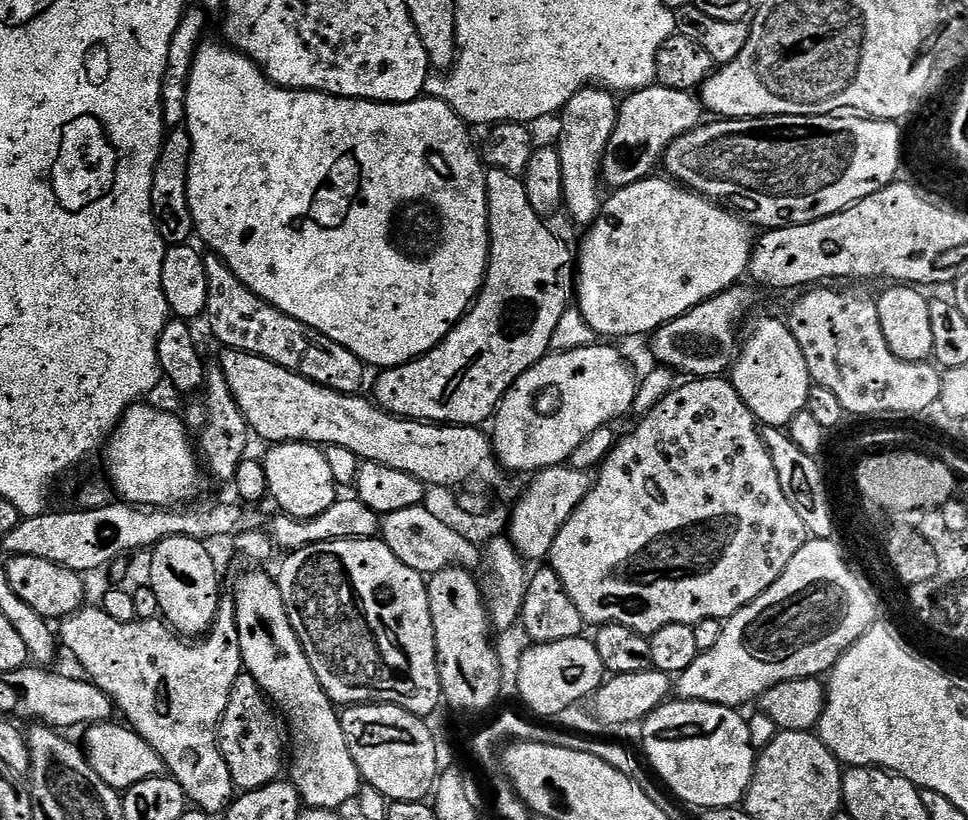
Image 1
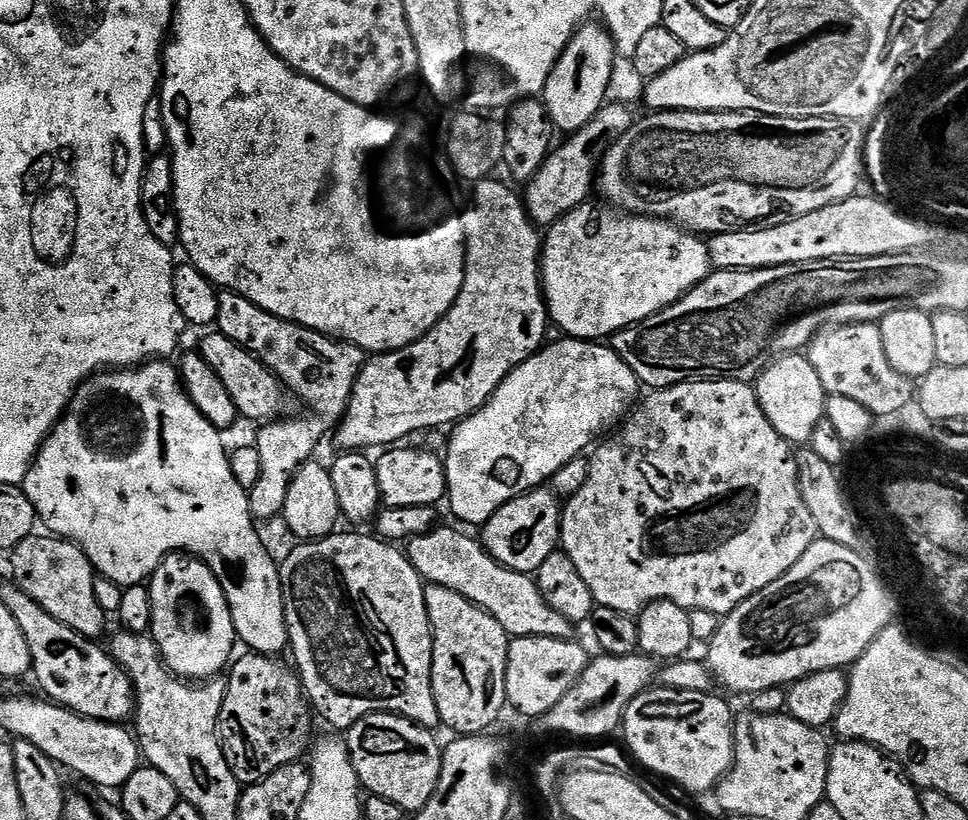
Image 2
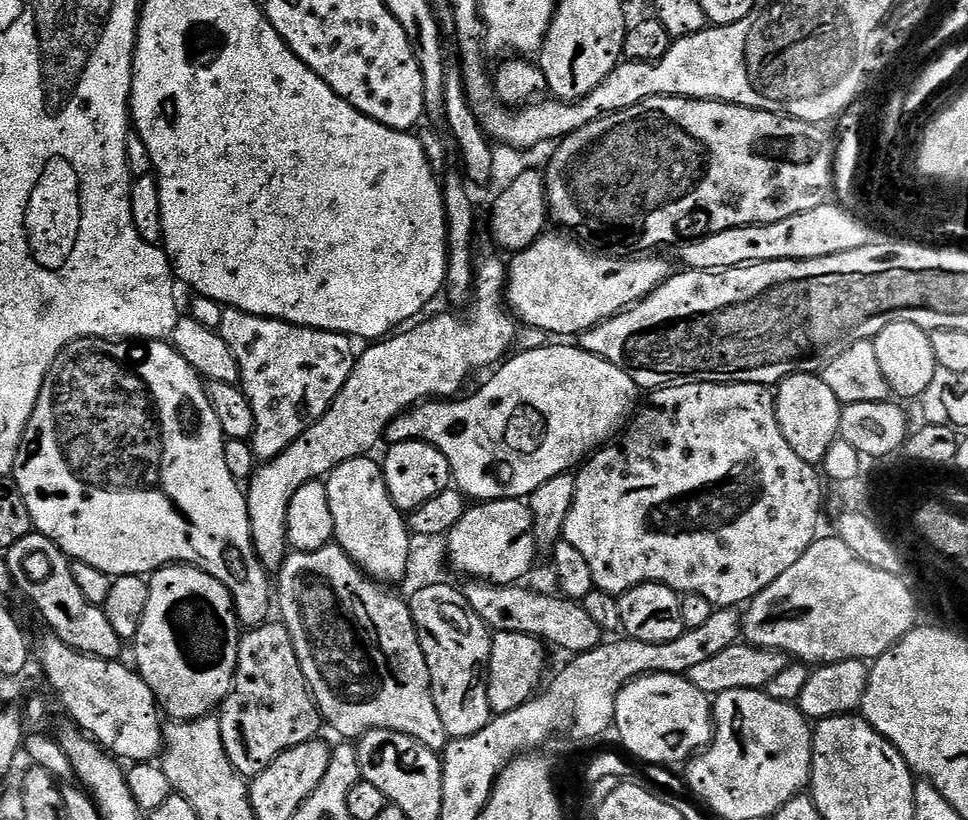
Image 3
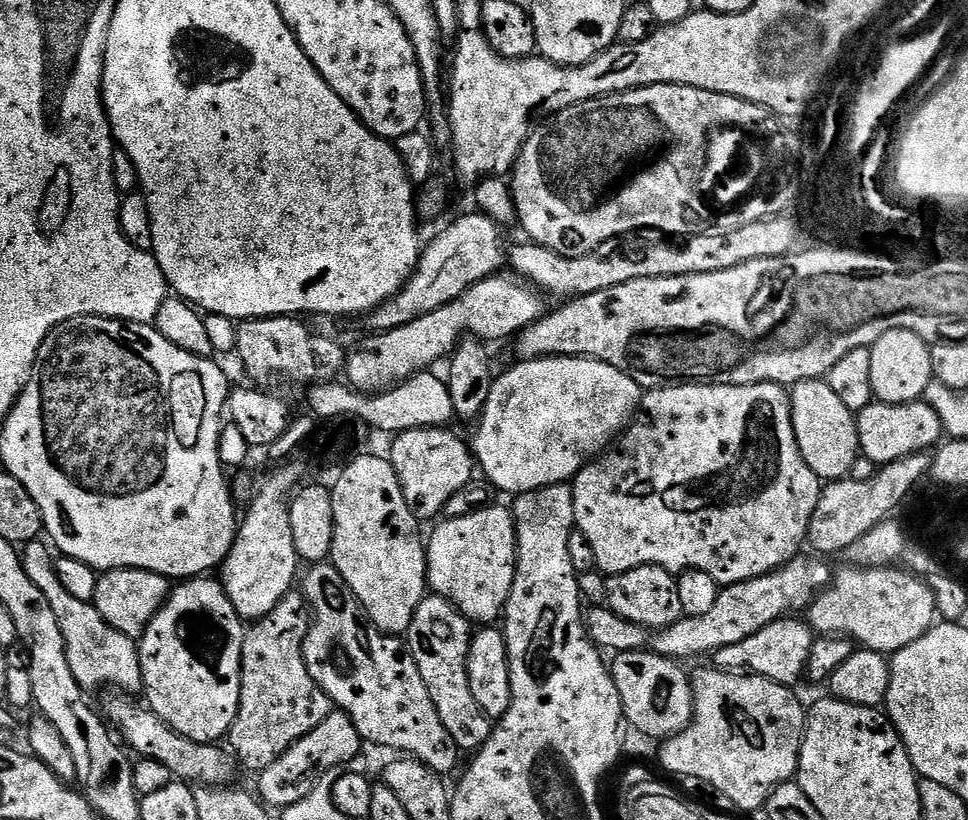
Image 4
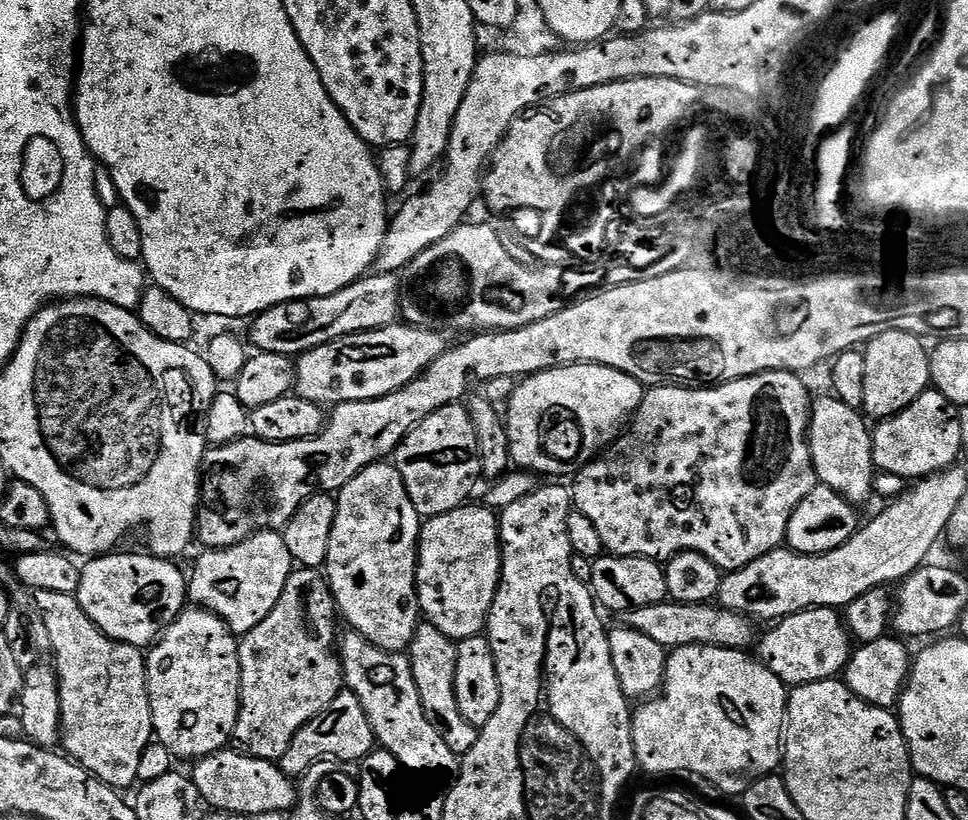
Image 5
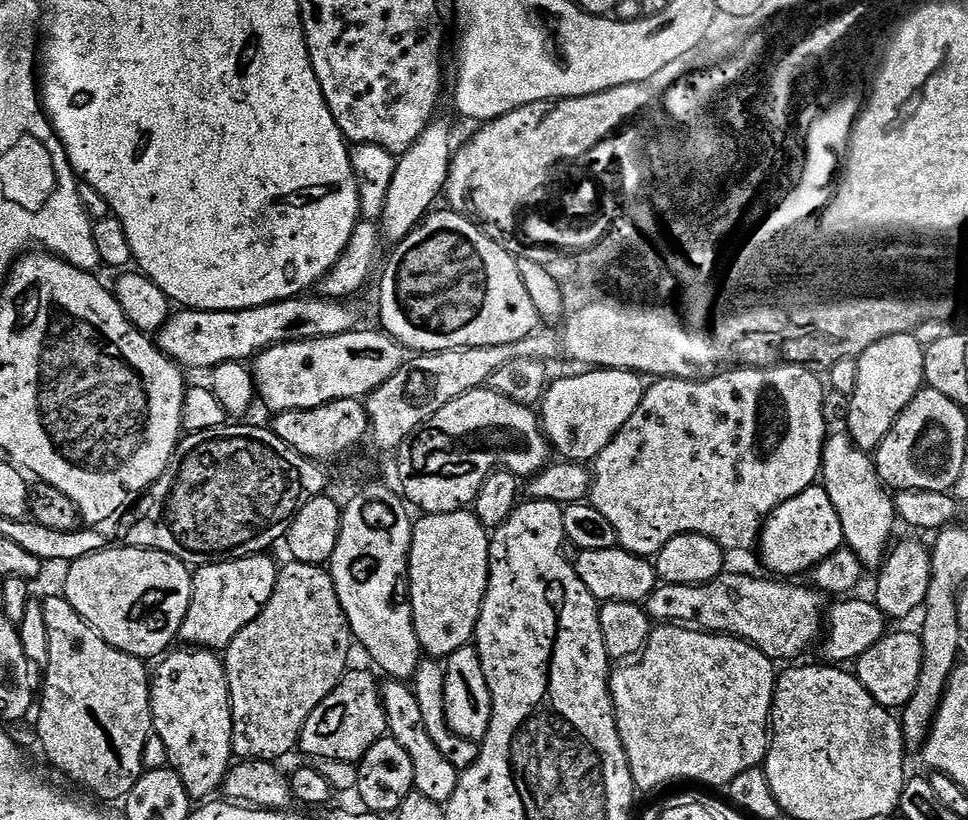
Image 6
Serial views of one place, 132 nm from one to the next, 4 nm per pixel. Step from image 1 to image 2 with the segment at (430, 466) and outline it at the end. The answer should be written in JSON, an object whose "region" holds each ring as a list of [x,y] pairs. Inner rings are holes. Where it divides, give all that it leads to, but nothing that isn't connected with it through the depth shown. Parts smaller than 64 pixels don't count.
{"region":[[[219,330],[209,331],[200,340],[198,351],[202,358],[206,358],[214,374],[222,378],[230,398],[234,398],[234,406],[241,417],[248,420],[260,420],[259,422],[271,422],[281,415],[284,408],[284,396],[286,389],[274,373],[269,370],[254,354],[250,354],[238,342],[230,342],[226,334]]]}

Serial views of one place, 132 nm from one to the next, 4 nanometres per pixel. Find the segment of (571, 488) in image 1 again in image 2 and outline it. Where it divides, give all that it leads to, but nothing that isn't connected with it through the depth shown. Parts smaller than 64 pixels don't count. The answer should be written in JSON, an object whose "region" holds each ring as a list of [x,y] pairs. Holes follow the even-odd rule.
{"region":[[[541,486],[503,504],[482,525],[482,543],[499,564],[515,572],[535,574],[560,544],[562,504],[555,492]]]}

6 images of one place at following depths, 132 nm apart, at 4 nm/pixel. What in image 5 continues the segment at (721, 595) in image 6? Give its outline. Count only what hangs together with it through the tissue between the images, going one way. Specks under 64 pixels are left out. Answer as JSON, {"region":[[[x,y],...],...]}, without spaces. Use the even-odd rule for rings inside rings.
{"region":[[[667,599],[663,604],[654,606],[642,606],[635,608],[633,612],[623,613],[623,627],[633,628],[646,638],[654,638],[658,646],[665,650],[690,646],[691,644],[709,644],[719,648],[739,648],[748,650],[757,643],[758,632],[755,632],[753,621],[747,616],[740,616],[720,607],[719,603],[707,604],[679,604],[674,599]]]}

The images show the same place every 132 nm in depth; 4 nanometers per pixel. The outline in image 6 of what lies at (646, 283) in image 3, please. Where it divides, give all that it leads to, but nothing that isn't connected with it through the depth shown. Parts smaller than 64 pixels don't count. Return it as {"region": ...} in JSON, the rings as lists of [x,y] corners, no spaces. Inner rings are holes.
{"region":[[[383,330],[376,332],[343,332],[337,336],[321,336],[318,340],[299,340],[279,344],[261,352],[251,361],[252,381],[256,384],[259,403],[269,408],[269,413],[286,410],[310,410],[335,400],[367,398],[378,386],[382,386],[400,369],[406,359],[405,349]]]}

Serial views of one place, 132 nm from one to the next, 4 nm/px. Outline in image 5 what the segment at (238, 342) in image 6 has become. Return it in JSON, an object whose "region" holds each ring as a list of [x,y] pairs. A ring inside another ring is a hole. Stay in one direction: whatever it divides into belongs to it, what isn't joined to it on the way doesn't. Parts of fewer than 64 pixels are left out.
{"region":[[[377,271],[338,290],[338,294],[311,296],[305,300],[282,302],[260,313],[251,321],[251,347],[257,352],[299,358],[303,352],[309,352],[343,336],[349,336],[355,332],[373,332],[379,328],[388,328],[391,324],[397,323],[401,315],[401,295],[401,277],[391,272]]]}

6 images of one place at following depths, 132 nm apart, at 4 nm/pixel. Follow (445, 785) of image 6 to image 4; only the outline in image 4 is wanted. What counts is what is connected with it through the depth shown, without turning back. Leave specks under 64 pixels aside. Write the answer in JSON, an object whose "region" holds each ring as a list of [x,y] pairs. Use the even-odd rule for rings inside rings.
{"region":[[[332,563],[313,564],[307,570],[309,572],[302,576],[302,591],[310,609],[308,636],[304,640],[304,661],[310,678],[314,678],[333,705],[354,722],[361,741],[368,743],[369,740],[380,748],[393,748],[396,751],[393,753],[421,760],[440,776],[451,777],[451,772],[460,764],[462,753],[446,726],[442,726],[442,718],[438,718],[438,710],[434,710],[434,702],[430,702],[430,690],[426,690],[426,682],[422,682],[422,674],[418,674],[414,654],[410,654],[407,643],[399,635],[380,632],[368,621],[364,607]]]}

